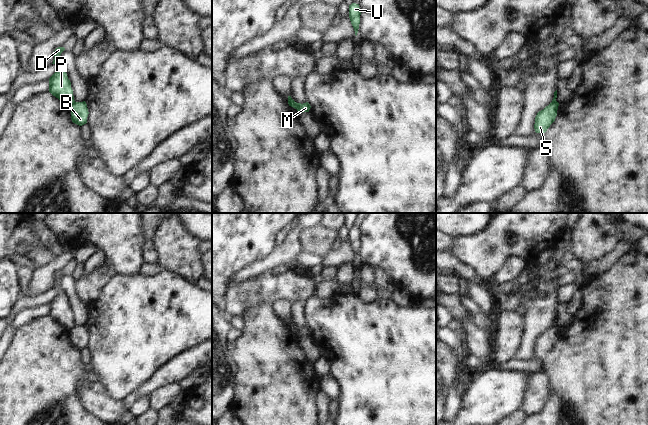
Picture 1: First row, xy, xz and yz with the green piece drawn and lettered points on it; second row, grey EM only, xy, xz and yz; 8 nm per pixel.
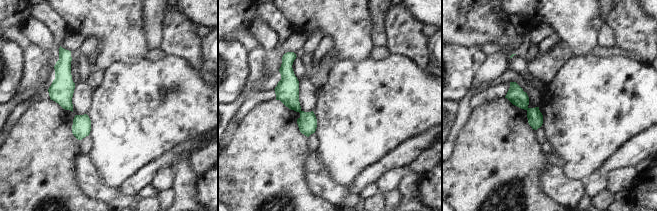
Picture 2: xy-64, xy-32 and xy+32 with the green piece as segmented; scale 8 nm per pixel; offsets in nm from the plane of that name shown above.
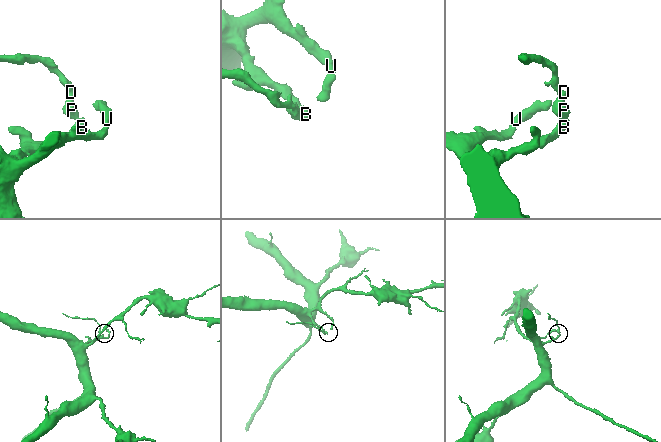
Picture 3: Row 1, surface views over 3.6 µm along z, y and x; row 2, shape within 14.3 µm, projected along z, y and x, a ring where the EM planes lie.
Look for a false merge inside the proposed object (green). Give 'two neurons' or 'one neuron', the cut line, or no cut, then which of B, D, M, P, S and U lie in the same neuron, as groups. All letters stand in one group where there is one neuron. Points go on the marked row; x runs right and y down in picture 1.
two neurons | xz (295, 102), (297, 108) | B M S U / D P

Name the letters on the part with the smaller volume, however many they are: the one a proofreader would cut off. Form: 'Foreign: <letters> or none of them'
Foreign: D, P

